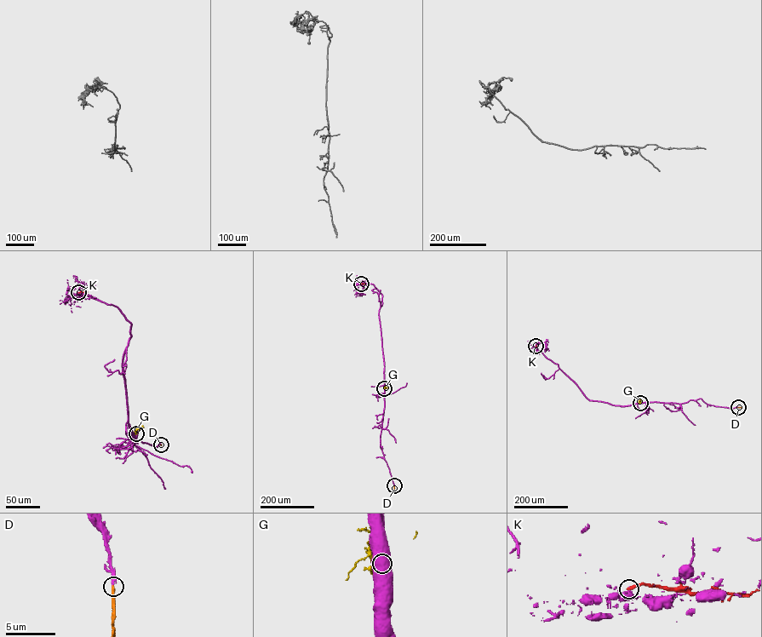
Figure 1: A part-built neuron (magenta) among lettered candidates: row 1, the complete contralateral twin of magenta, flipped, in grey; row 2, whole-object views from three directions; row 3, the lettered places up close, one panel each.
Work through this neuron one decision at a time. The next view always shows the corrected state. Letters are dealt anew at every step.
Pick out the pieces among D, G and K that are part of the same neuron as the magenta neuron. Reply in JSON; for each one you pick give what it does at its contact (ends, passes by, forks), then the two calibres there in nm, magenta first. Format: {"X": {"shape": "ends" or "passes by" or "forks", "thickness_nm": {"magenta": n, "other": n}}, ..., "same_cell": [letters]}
{"D": {"shape": "ends", "thickness_nm": {"magenta": 280, "other": 280}}, "same_cell": ["D"]}

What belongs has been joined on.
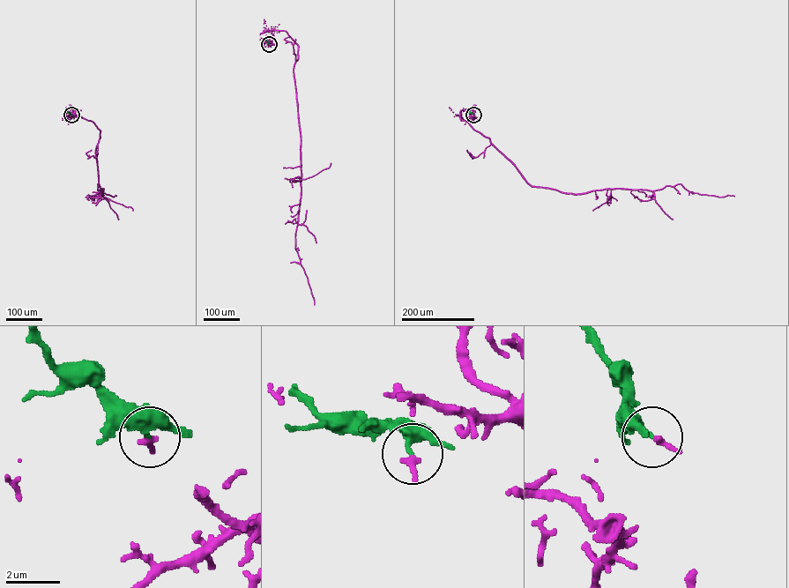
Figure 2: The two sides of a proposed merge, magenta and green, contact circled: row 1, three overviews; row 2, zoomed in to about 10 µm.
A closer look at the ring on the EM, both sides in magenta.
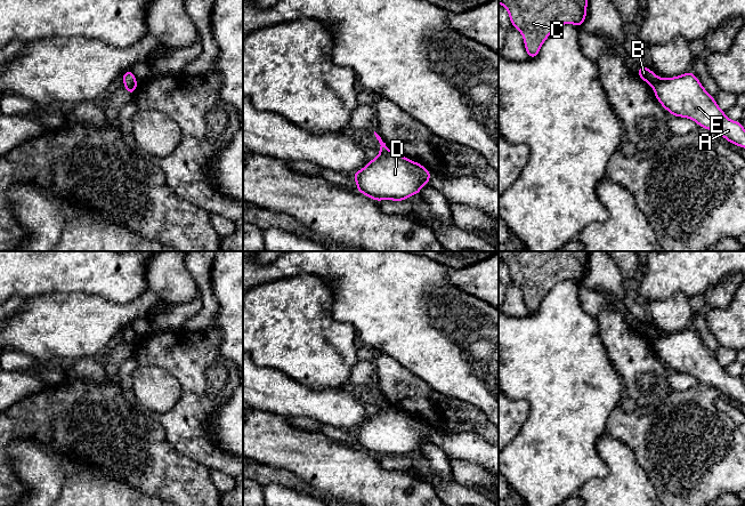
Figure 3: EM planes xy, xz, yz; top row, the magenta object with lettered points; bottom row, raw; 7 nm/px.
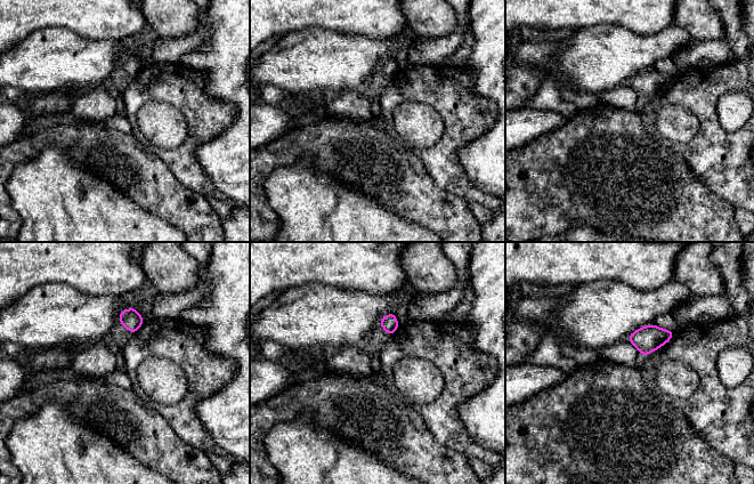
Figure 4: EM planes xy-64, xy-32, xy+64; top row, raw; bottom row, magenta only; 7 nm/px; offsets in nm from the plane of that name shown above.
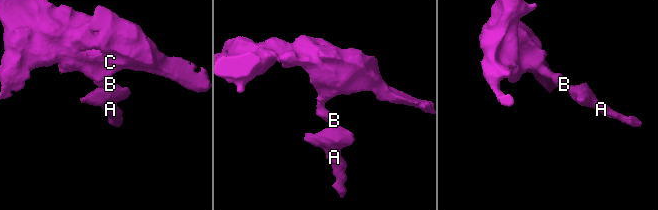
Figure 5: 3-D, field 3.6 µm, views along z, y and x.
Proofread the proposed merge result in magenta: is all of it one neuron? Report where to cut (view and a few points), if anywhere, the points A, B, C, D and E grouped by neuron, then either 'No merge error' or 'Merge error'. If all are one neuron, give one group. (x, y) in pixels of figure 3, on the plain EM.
Split along xy (137, 337), (124, 343). Groups: A D E / B C. Merge error

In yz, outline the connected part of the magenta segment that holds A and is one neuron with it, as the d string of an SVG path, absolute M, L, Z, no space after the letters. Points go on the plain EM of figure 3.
M690 327L673 334L658 334L653 346L656 355L671 371L694 376L698 383L745 404L745 385L742 378L730 376Z

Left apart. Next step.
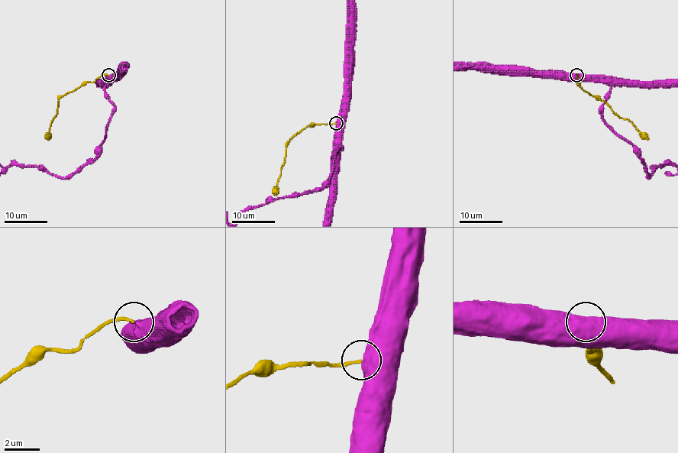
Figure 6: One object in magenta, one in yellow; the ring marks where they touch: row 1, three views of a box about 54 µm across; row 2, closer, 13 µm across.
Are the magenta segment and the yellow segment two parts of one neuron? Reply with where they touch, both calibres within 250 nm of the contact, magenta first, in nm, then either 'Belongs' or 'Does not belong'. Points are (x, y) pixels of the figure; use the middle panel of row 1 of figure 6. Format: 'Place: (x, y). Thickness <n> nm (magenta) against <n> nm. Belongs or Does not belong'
Place: (336, 123). Thickness 750 nm (magenta) against 140 nm. Belongs

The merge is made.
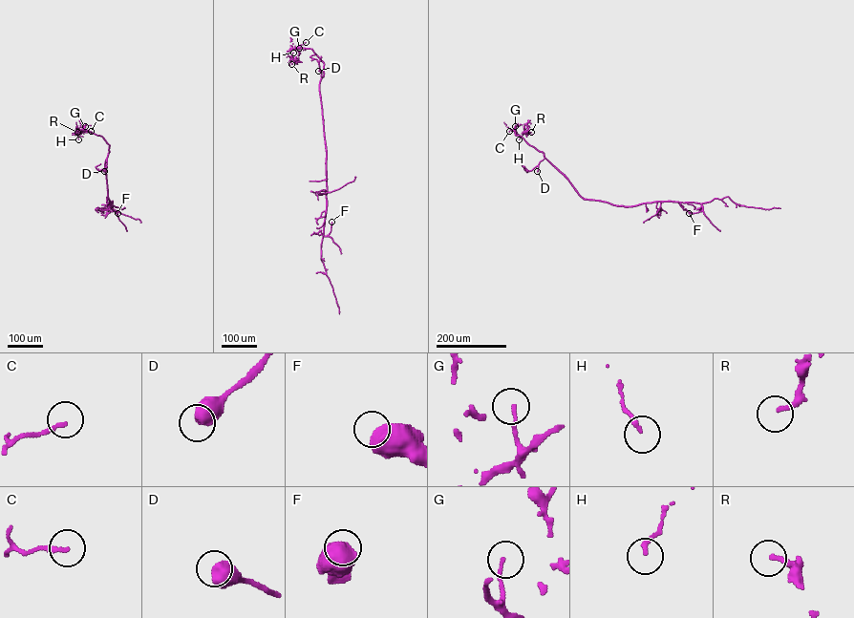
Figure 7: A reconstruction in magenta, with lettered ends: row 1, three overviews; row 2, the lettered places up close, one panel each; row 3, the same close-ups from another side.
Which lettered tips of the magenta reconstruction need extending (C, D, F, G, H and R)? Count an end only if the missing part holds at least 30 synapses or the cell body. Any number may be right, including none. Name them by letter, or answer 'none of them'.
none of them

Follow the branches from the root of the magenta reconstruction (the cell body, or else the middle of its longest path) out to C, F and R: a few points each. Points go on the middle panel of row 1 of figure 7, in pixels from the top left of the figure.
C: (325, 141), (319, 88), (324, 63), (311, 49), (298, 49), (306, 42)
F: (325, 141), (327, 207), (324, 236), (328, 235), (331, 222)
R: (325, 141), (319, 88), (324, 63), (311, 49), (302, 48), (298, 49), (299, 61), (293, 58), (291, 64)

